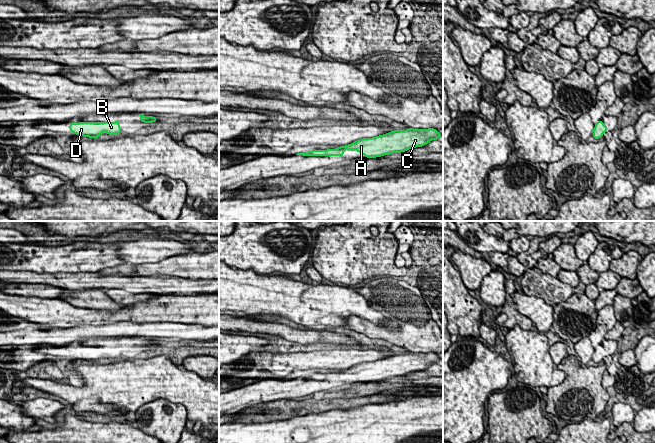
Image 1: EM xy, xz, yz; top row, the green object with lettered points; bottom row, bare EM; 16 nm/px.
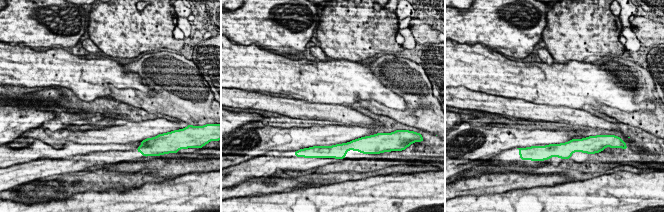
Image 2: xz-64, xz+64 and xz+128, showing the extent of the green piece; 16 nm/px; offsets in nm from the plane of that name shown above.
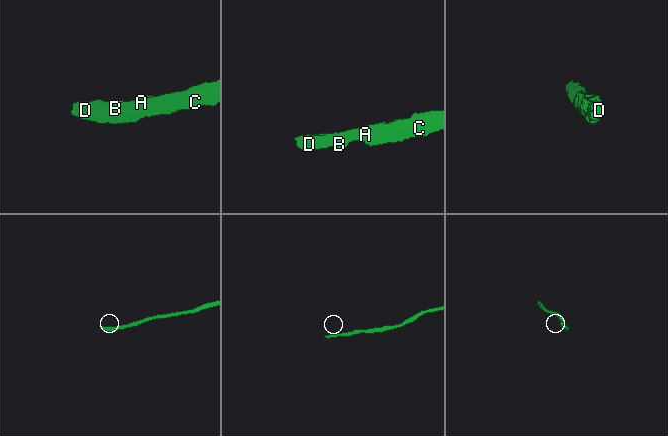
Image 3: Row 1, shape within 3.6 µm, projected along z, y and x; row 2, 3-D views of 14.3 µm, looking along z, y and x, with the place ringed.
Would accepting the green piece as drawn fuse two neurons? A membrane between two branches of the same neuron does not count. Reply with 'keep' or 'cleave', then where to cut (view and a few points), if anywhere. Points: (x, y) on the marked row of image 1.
keep; cut none

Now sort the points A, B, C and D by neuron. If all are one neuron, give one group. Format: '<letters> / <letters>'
A B C D

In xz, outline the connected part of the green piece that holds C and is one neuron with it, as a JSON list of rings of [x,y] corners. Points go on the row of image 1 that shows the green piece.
[[[434,128],[394,130],[373,138],[364,138],[336,149],[313,150],[297,153],[301,156],[340,156],[345,150],[357,150],[367,158],[381,157],[396,152],[405,152],[408,149],[422,147],[431,140],[438,140],[442,135]]]

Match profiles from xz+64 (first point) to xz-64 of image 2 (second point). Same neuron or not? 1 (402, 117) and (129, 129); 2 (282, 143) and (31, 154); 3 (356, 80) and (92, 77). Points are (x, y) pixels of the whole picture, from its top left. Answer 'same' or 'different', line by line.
1: different
2: different
3: same

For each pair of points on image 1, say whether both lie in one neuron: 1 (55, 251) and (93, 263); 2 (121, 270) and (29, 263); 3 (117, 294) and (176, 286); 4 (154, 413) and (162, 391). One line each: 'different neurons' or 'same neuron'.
1: same neuron
2: different neurons
3: different neurons
4: different neurons

